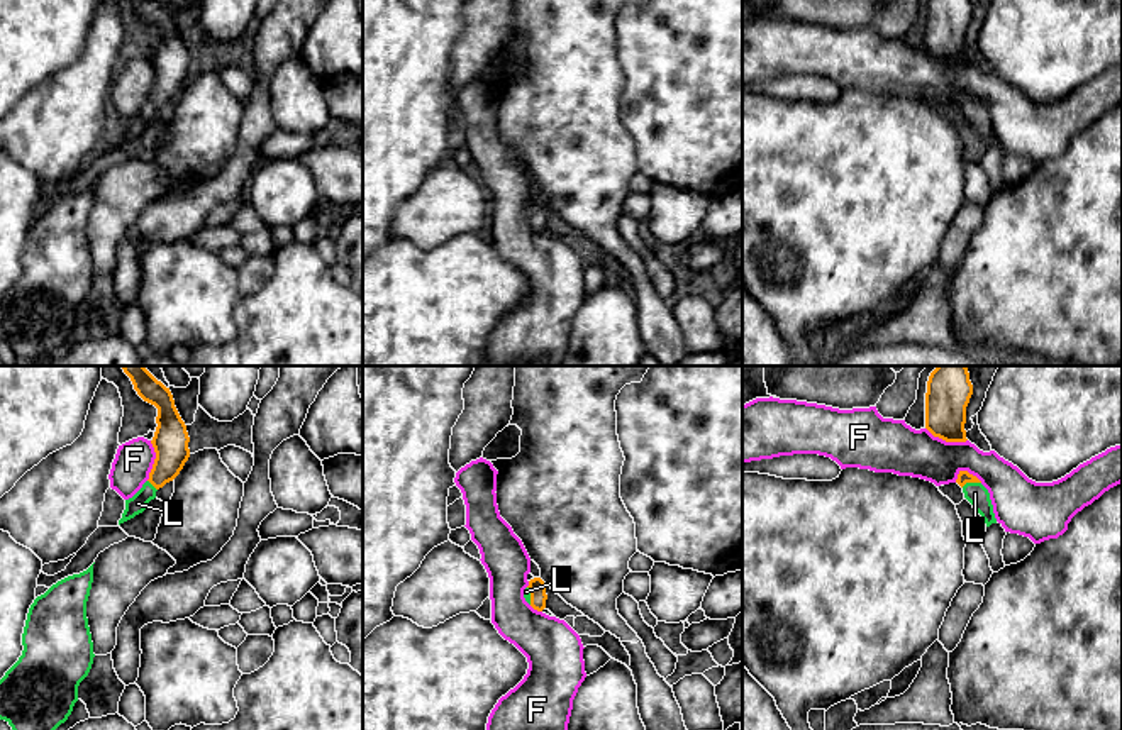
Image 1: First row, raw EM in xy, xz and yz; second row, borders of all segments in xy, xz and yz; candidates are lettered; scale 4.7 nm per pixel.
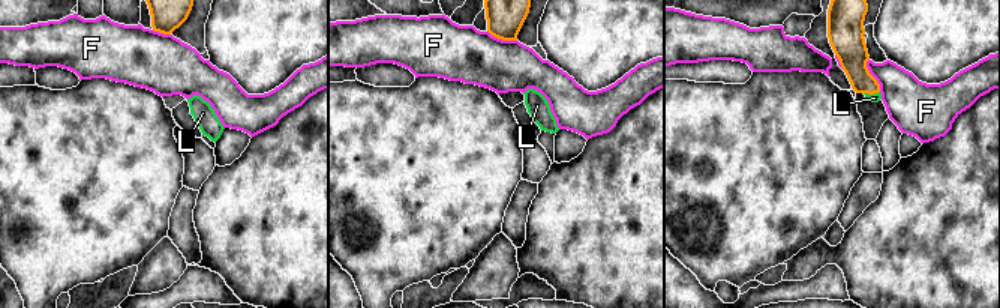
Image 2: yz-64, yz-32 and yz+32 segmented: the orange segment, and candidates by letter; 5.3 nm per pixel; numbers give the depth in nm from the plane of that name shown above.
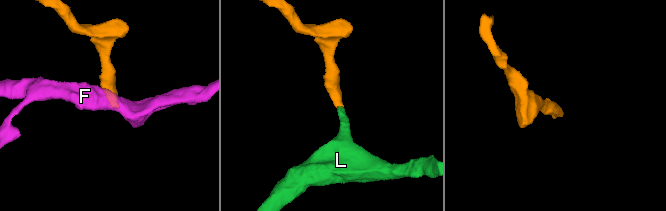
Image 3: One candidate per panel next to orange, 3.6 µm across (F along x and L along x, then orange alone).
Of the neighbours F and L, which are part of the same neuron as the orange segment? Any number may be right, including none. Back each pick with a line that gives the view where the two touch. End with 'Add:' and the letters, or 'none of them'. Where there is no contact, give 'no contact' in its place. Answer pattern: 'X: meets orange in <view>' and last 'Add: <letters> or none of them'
L: meets orange in yz
Add: L

